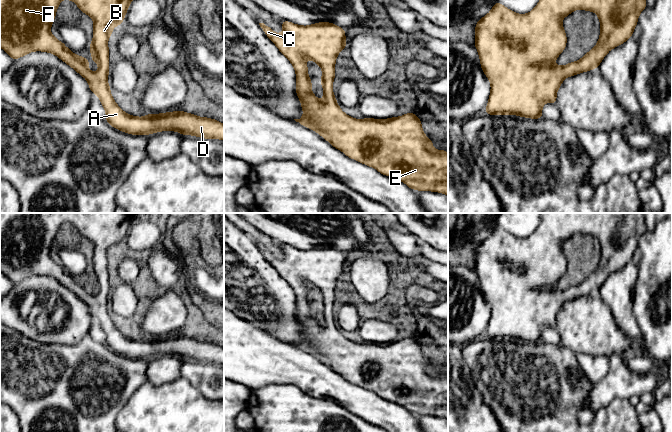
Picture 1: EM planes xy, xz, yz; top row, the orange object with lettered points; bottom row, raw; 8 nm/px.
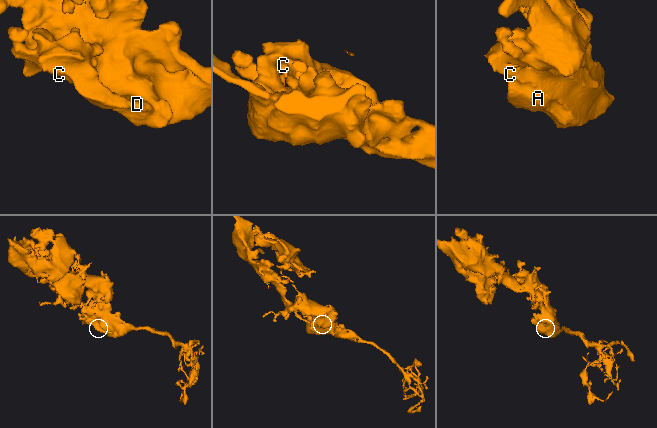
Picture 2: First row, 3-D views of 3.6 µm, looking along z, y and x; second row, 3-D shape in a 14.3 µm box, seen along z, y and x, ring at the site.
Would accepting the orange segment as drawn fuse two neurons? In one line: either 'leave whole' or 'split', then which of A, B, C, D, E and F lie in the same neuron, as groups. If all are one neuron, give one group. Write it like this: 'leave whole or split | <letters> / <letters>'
leave whole | A B C D E F

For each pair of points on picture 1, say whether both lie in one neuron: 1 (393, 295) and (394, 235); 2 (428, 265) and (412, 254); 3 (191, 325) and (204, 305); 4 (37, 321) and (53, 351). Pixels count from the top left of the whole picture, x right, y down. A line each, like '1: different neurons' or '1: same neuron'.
1: different neurons
2: same neuron
3: different neurons
4: different neurons

